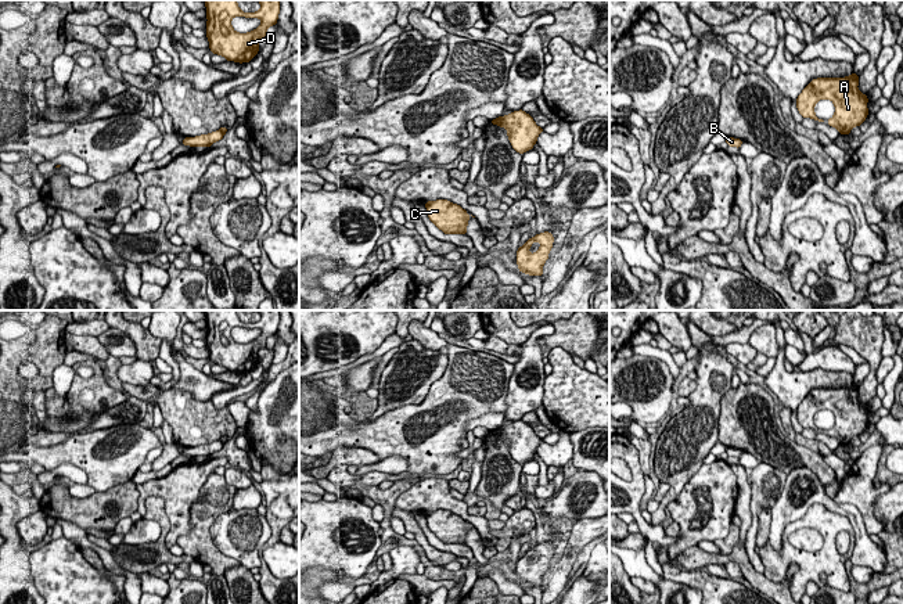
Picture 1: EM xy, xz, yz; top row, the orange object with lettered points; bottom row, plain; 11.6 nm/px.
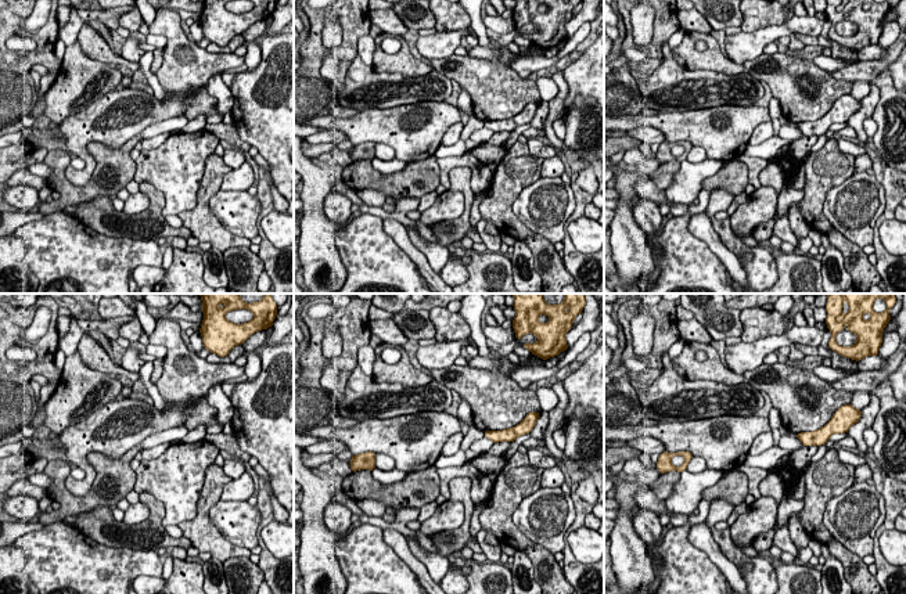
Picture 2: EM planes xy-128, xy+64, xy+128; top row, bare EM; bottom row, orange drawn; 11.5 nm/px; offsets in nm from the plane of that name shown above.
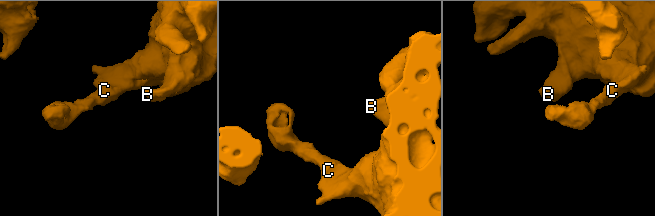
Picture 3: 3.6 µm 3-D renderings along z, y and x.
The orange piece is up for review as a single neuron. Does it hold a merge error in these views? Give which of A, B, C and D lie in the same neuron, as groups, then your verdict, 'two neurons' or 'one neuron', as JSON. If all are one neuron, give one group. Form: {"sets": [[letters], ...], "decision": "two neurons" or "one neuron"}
{"sets": [["A", "B", "C", "D"]], "decision": "one neuron"}

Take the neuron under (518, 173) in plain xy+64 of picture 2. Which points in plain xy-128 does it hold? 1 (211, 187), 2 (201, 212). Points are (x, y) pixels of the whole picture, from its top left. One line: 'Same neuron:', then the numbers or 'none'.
Same neuron: 1, 2

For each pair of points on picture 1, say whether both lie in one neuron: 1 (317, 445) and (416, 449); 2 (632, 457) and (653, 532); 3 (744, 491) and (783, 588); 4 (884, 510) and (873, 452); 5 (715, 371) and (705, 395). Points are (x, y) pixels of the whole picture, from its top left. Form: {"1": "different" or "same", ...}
{"1": "same", "2": "same", "3": "same", "4": "different", "5": "same"}

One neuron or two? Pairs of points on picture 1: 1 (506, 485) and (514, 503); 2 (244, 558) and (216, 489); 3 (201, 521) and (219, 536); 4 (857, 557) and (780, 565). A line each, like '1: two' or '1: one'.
1: two
2: two
3: two
4: two

